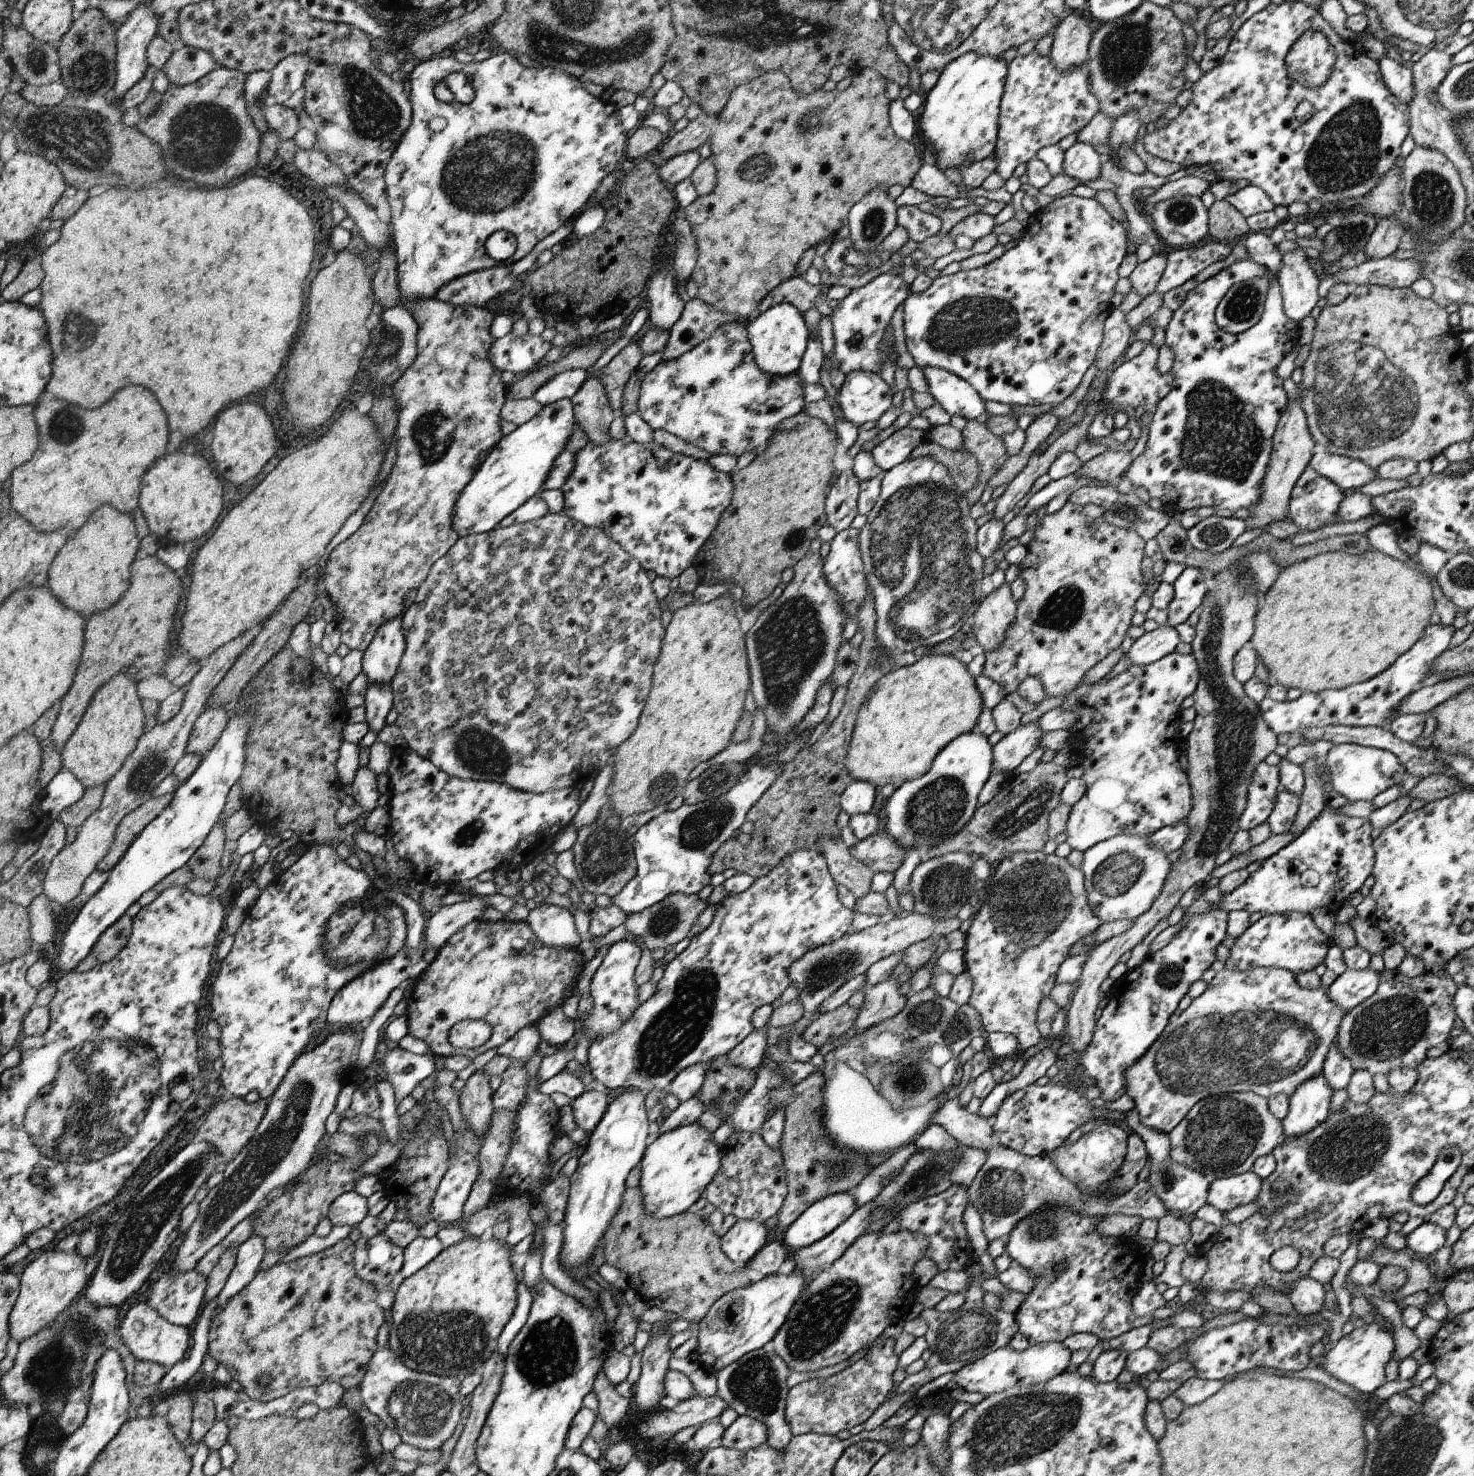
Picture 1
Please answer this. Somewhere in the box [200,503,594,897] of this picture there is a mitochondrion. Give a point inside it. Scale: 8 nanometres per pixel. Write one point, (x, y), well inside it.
(468, 753)

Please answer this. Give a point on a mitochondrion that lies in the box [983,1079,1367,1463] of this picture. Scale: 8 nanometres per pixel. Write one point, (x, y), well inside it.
(1220, 1138)

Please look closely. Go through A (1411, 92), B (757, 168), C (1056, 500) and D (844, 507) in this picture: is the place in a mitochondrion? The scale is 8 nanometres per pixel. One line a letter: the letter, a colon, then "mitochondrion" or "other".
A: other
B: mitochondrion
C: other
D: other

